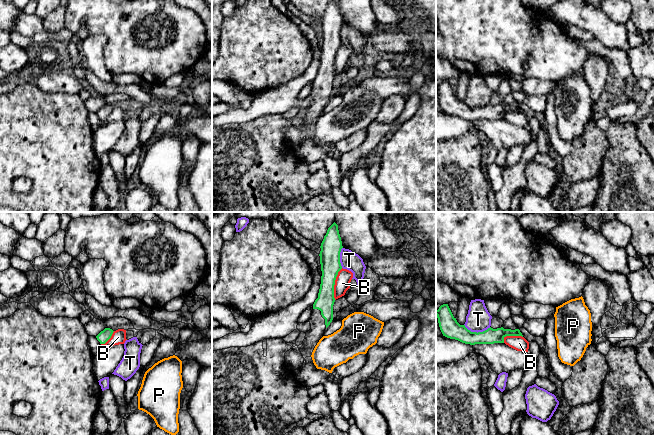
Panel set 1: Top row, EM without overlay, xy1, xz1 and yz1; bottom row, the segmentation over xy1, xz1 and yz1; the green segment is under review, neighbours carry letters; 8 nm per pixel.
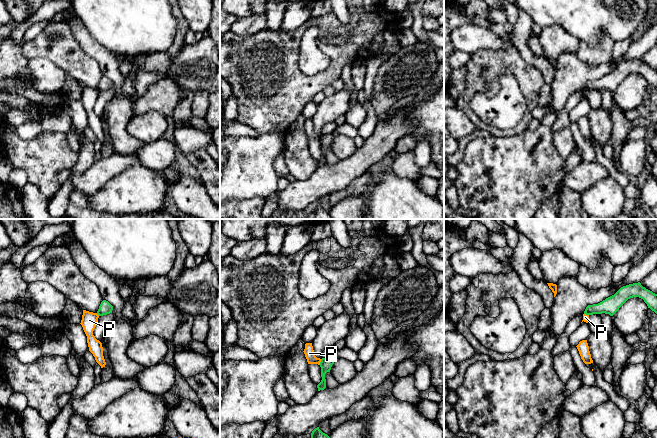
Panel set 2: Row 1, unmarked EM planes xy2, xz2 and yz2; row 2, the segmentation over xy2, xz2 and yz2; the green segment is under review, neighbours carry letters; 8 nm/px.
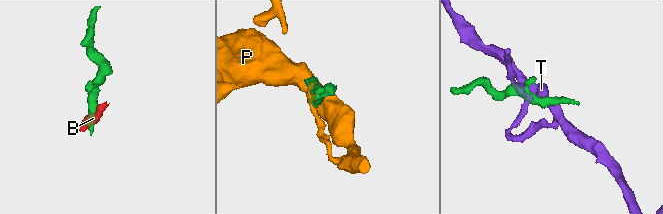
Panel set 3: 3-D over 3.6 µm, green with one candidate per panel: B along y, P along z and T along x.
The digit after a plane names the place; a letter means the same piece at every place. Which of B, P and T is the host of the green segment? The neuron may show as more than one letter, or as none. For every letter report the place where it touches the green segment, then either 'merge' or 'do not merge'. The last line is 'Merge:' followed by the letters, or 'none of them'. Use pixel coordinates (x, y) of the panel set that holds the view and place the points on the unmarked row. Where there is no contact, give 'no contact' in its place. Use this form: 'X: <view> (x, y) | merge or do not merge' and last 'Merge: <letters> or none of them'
B: xz1 (334, 60) | do not merge
P: xz2 (320, 138) | do not merge
T: yz1 (476, 108) | do not merge
Merge: none of them

